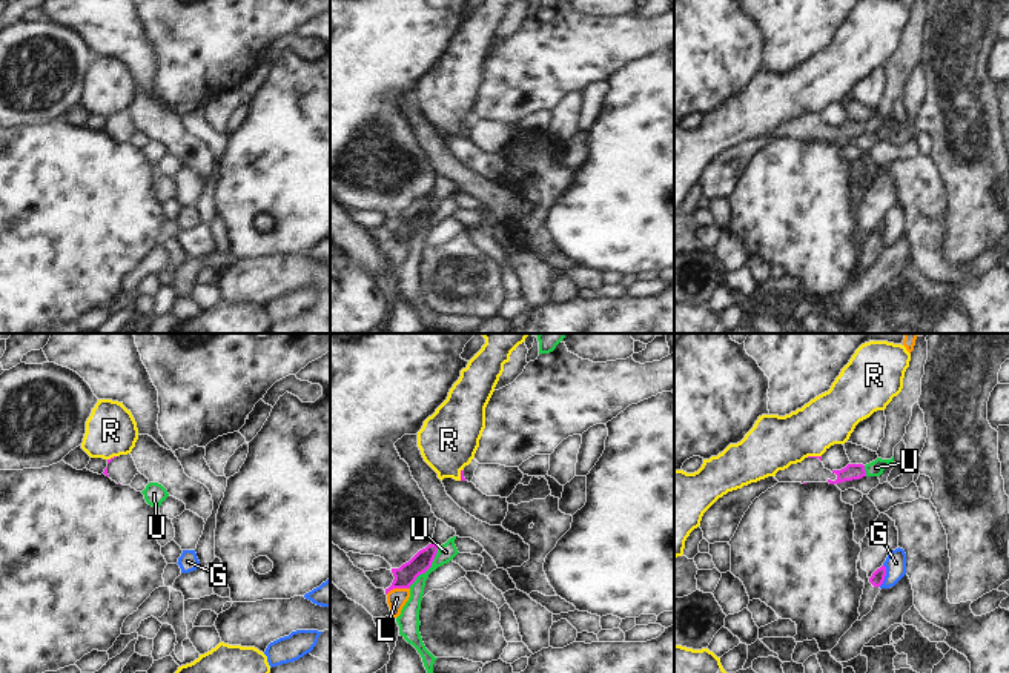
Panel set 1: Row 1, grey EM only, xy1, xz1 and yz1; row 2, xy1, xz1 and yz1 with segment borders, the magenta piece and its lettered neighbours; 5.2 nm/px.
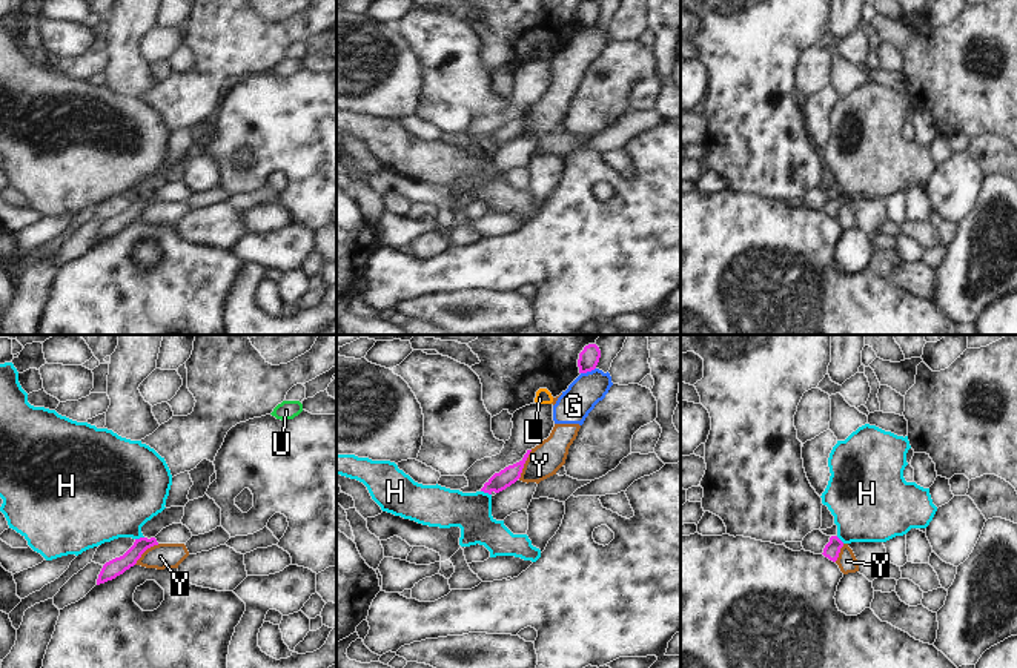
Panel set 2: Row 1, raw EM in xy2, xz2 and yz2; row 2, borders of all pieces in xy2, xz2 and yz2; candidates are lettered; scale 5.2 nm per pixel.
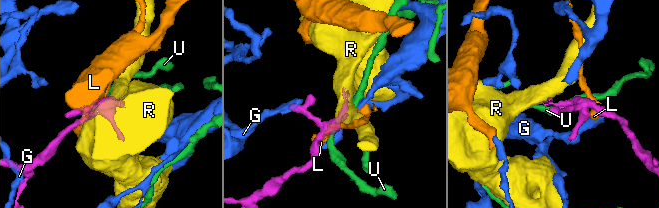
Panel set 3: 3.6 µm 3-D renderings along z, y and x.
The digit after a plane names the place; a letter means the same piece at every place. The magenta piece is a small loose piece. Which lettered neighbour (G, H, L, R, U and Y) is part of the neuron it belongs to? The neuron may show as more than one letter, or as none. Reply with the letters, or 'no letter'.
no letter

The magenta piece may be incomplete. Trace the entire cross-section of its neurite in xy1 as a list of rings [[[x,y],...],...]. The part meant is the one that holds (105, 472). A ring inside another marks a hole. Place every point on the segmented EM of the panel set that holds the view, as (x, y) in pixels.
[[[131,453],[108,459],[108,467],[103,472],[117,484],[129,486],[140,473]]]

